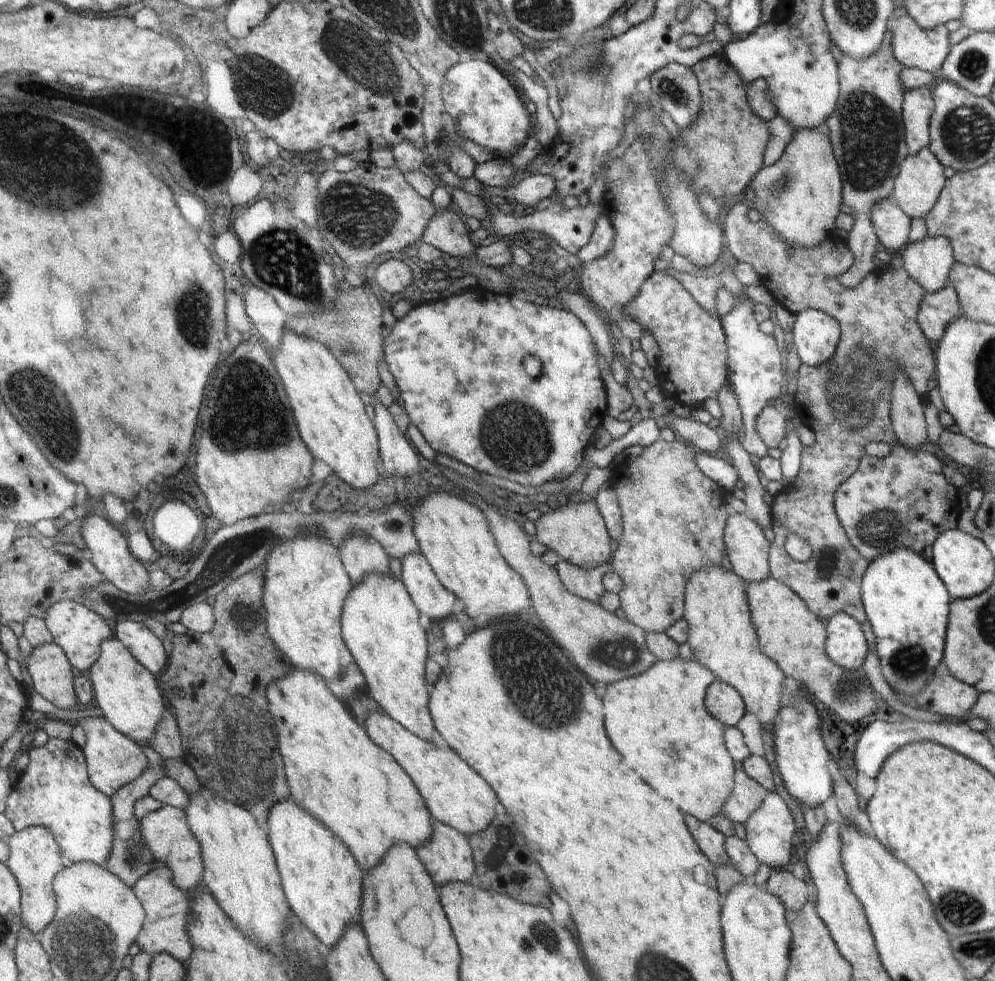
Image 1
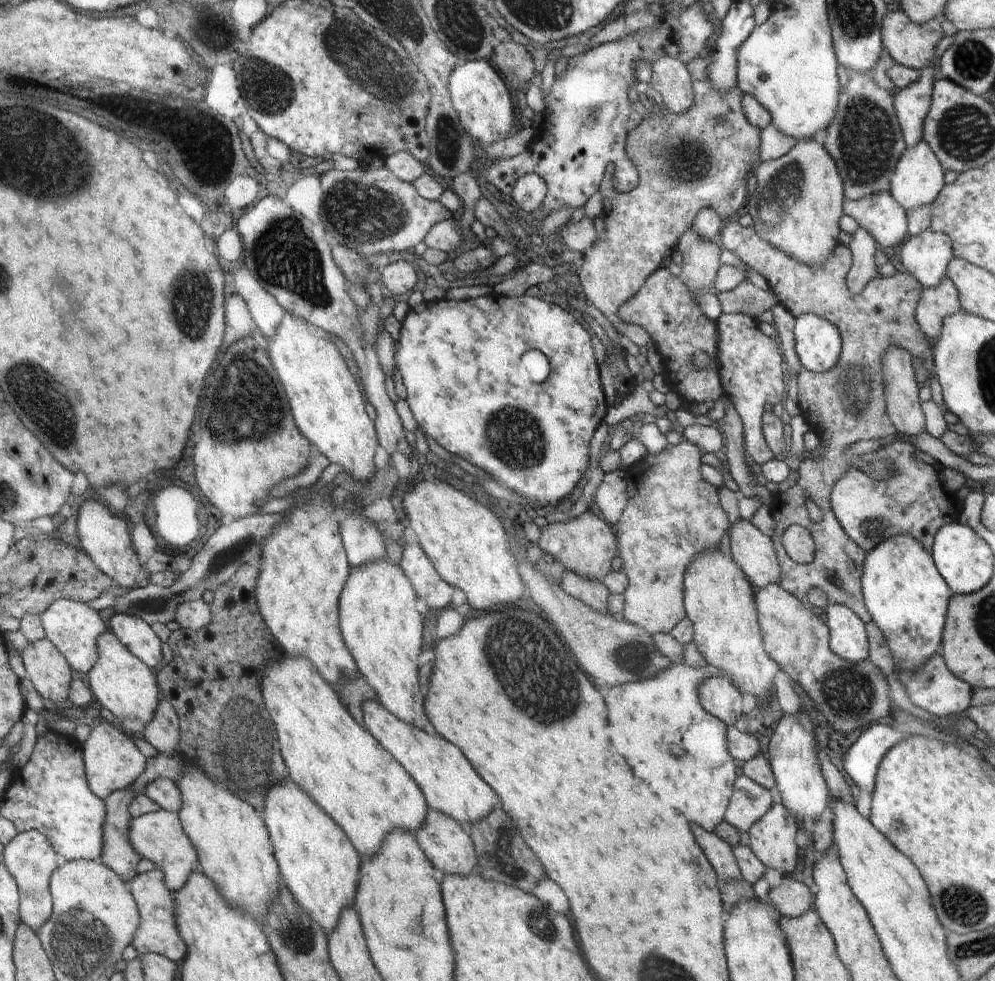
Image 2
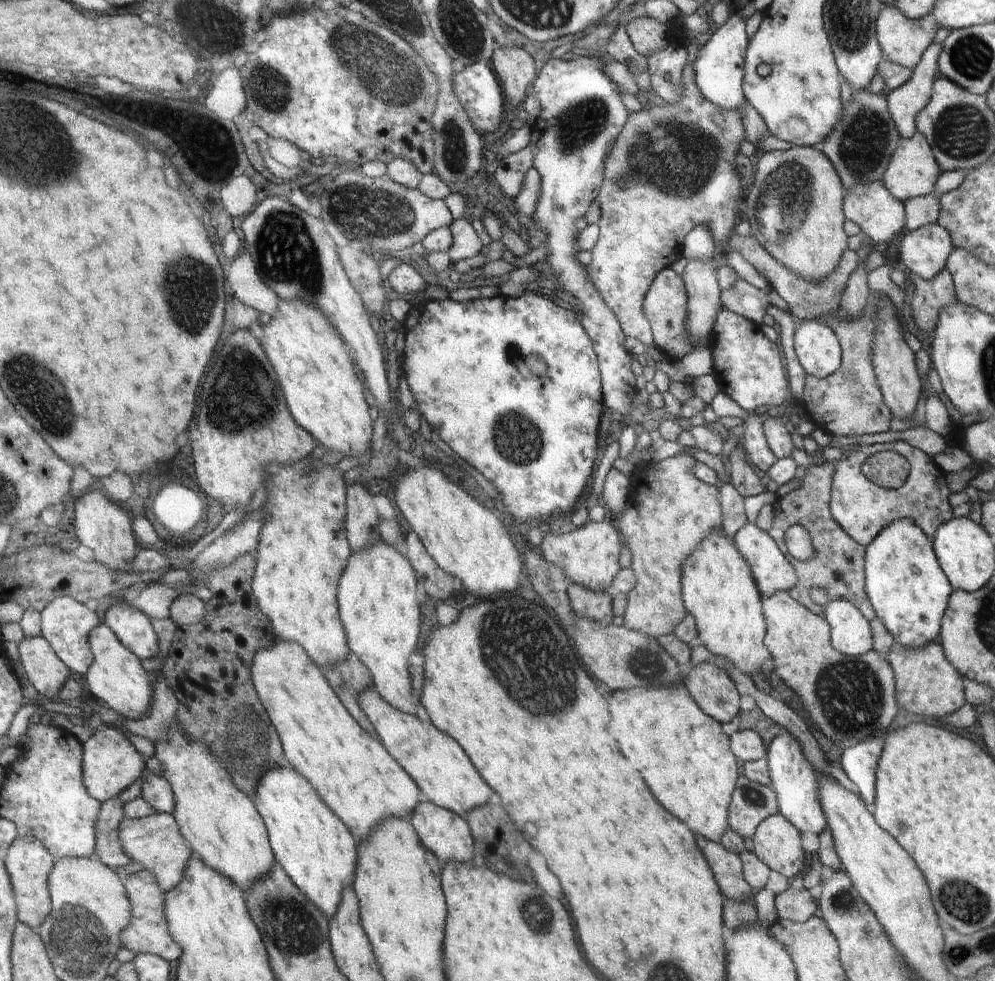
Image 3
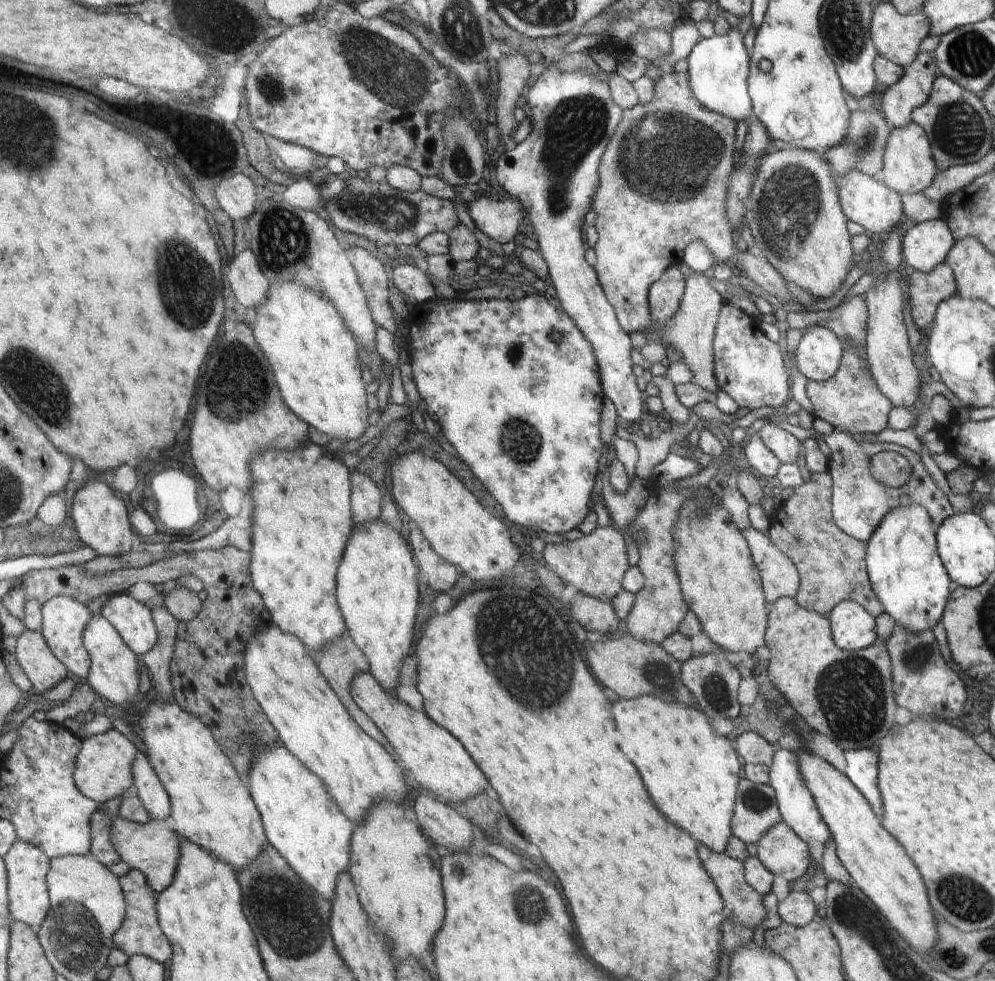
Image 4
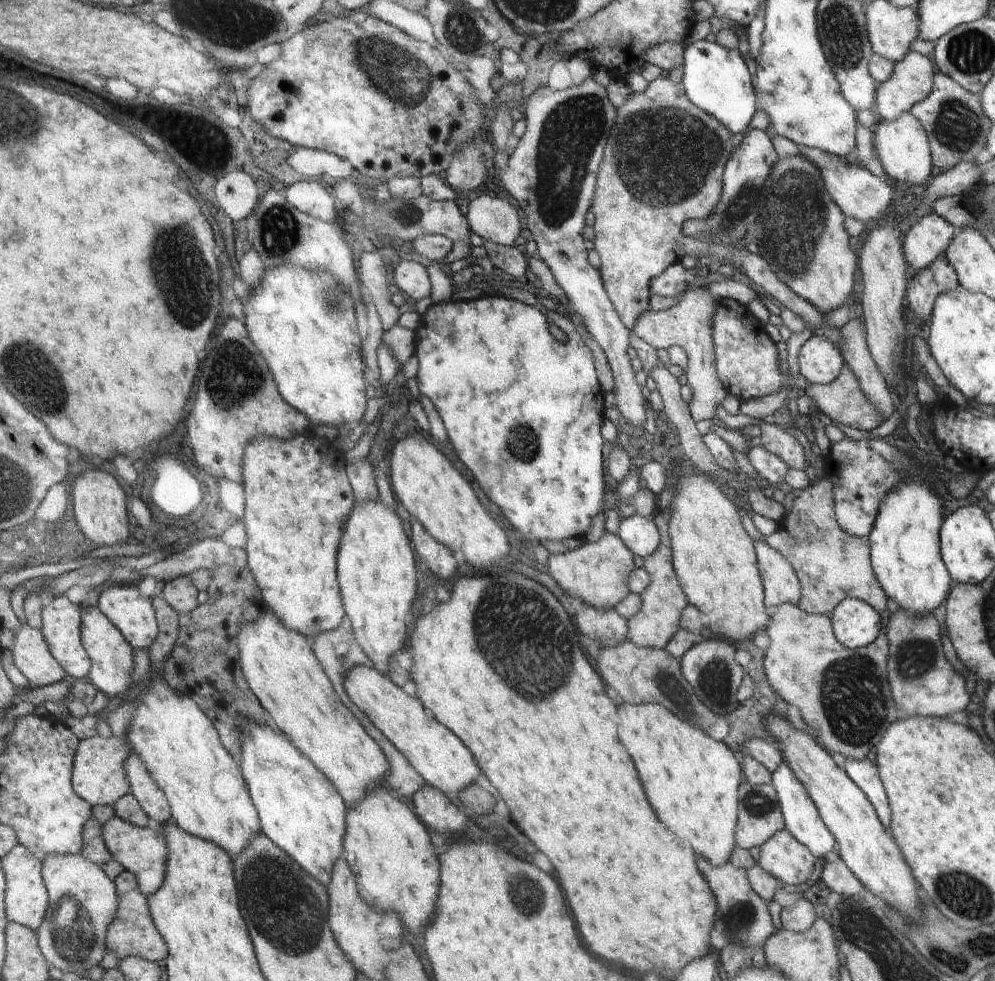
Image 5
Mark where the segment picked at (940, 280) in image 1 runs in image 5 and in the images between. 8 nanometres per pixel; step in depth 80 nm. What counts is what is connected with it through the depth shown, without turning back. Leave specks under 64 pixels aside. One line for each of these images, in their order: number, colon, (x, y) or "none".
2: (927, 256)
3: (925, 251)
4: (928, 244)
5: (925, 242)

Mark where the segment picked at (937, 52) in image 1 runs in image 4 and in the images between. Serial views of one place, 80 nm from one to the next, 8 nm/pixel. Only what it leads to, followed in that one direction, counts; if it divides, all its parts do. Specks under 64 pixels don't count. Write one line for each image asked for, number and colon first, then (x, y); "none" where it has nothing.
2: (912, 45)
3: (903, 40)
4: (898, 36)

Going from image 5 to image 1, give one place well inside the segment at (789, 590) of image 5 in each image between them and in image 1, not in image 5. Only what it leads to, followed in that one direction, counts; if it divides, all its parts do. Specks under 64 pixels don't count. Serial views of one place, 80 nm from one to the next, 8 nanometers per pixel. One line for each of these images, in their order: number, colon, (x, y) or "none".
1: (746, 546)
2: (755, 552)
3: (774, 571)
4: (780, 577)

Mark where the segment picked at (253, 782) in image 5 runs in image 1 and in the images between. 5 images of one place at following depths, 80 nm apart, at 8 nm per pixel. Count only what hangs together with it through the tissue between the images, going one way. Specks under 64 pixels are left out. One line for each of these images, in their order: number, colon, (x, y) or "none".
1: (323, 885)
2: (321, 867)
3: (312, 843)
4: (302, 821)

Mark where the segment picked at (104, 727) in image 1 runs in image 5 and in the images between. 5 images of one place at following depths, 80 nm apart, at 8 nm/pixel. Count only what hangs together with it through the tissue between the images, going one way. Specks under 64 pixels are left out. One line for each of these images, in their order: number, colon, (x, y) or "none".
2: (113, 761)
3: (111, 763)
4: (105, 766)
5: (99, 776)

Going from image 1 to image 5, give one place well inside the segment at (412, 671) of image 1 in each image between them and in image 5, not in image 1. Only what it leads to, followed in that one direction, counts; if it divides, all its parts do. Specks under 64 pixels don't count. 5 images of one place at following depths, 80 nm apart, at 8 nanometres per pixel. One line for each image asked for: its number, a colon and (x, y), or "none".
2: (384, 629)
3: (379, 608)
4: (377, 584)
5: (377, 572)

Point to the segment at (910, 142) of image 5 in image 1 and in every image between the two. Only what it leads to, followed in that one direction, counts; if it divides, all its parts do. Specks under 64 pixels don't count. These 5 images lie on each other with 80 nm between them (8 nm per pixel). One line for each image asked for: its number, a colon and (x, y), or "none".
1: (917, 189)
2: (918, 179)
3: (912, 172)
4: (910, 167)

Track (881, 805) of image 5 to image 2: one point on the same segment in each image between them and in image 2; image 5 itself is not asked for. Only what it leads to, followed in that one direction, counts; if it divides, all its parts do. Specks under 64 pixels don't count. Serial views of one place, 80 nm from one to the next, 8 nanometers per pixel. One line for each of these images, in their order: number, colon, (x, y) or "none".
2: (862, 761)
3: (859, 760)
4: (861, 765)

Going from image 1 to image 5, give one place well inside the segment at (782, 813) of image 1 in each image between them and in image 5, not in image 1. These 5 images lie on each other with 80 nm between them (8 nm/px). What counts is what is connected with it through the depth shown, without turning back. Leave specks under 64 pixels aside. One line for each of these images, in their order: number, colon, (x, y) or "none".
2: (772, 838)
3: (777, 844)
4: (780, 850)
5: (784, 857)

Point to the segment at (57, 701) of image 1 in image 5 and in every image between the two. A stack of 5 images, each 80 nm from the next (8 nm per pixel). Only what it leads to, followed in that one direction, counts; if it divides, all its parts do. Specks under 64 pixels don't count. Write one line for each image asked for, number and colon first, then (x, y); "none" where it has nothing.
2: (49, 671)
3: (47, 673)
4: (43, 668)
5: (31, 653)

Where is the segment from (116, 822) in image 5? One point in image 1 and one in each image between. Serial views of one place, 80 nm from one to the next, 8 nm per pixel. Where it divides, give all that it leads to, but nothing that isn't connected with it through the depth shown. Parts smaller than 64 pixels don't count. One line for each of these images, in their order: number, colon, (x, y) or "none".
1: (167, 832)
2: (160, 836)
3: (155, 841)
4: (153, 848)

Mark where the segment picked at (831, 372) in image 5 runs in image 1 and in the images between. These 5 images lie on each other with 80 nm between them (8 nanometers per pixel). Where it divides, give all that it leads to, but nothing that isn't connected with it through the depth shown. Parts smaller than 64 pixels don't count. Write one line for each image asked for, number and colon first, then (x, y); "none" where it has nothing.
1: (815, 335)
2: (818, 343)
3: (818, 348)
4: (819, 355)

